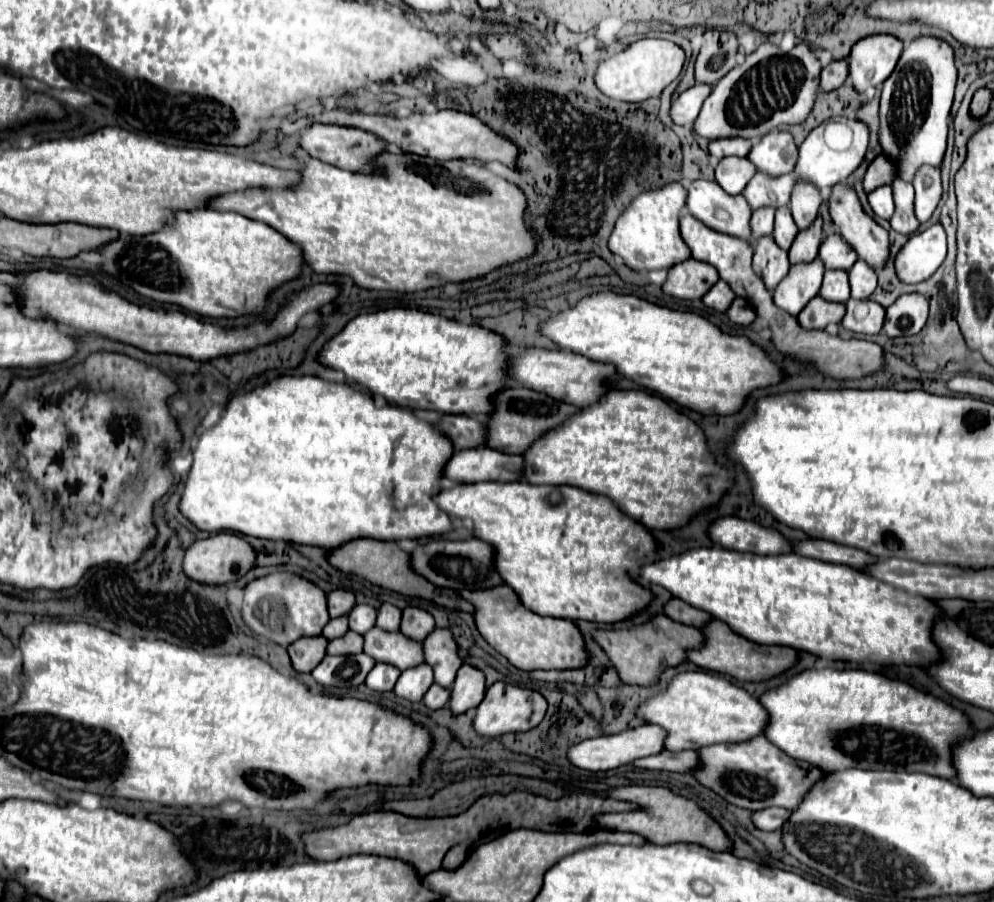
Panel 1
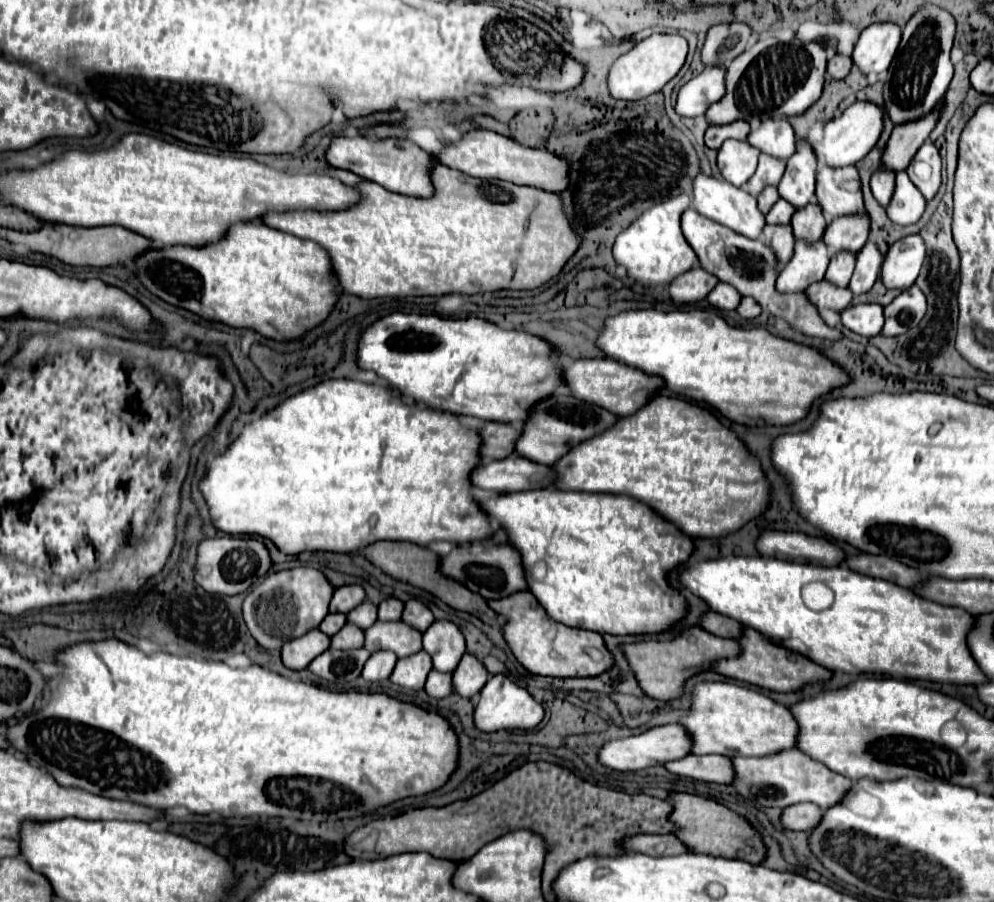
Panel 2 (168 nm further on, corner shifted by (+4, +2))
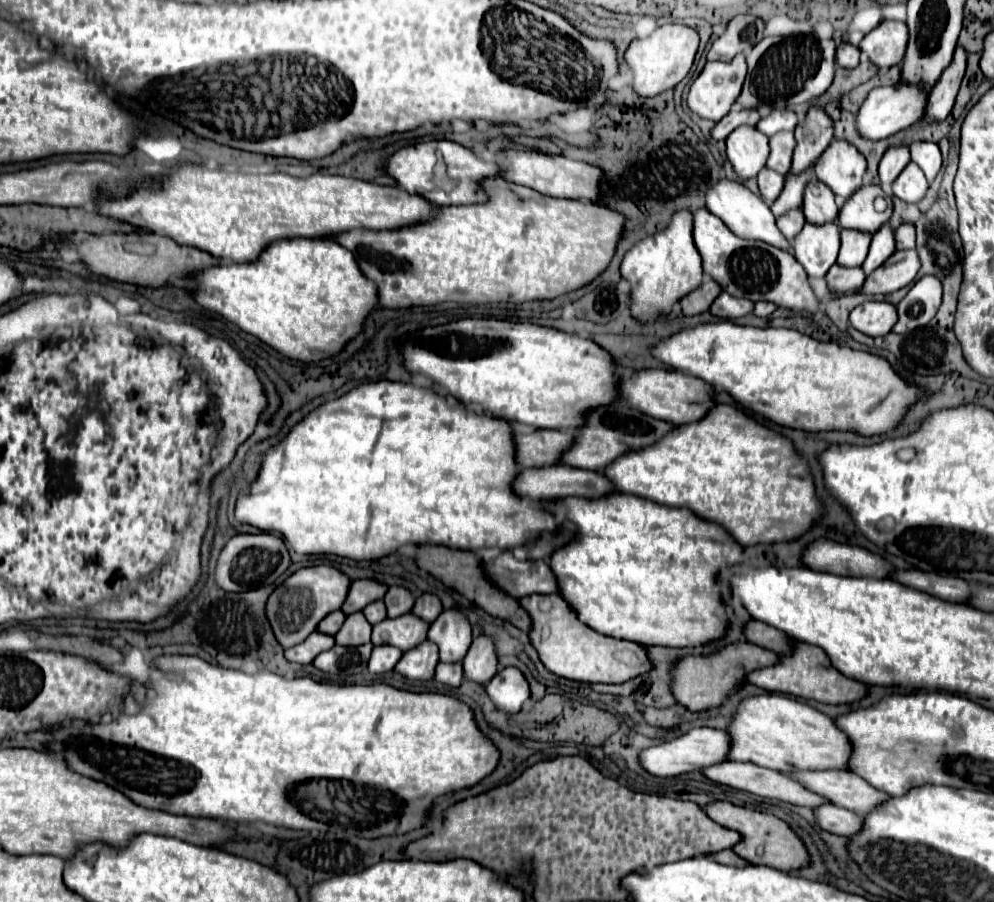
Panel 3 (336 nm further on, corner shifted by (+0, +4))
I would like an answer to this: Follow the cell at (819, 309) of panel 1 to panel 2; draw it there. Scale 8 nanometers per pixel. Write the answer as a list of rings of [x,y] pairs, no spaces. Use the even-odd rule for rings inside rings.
[[[821,280],[819,284],[811,284],[811,288],[805,290],[811,304],[815,304],[819,310],[835,310],[841,312],[851,304],[851,290],[849,288],[835,288],[827,280]]]

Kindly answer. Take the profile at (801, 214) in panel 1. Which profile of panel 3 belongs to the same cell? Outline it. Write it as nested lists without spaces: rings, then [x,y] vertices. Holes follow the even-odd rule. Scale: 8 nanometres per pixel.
[[[811,106],[805,120],[795,128],[797,148],[793,152],[793,166],[791,172],[805,170],[807,166],[815,164],[815,160],[823,154],[823,150],[833,140],[833,122],[827,116],[825,108]]]

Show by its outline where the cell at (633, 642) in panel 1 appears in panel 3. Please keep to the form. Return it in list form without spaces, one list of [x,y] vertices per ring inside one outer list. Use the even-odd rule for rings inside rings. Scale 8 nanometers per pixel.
[[[741,642],[741,644],[721,648],[719,652],[711,654],[707,658],[705,656],[685,656],[683,660],[677,662],[677,666],[673,670],[673,694],[691,712],[703,712],[709,708],[717,708],[725,702],[725,698],[731,692],[737,692],[737,688],[745,682],[747,672],[773,666],[779,660],[781,658],[775,652],[755,646],[751,642]]]

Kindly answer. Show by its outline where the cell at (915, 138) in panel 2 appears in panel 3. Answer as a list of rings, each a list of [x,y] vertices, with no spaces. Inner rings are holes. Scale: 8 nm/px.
[[[959,44],[955,48],[951,64],[945,68],[945,72],[941,74],[937,84],[931,88],[927,114],[925,114],[927,120],[943,120],[949,116],[949,112],[955,104],[955,96],[959,92],[959,84],[963,80],[965,68],[967,68],[967,52]]]

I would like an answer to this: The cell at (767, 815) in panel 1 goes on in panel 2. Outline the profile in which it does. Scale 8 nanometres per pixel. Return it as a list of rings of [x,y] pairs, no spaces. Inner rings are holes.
[[[793,804],[789,808],[783,808],[781,812],[781,824],[785,830],[811,830],[819,822],[821,808],[815,804]]]

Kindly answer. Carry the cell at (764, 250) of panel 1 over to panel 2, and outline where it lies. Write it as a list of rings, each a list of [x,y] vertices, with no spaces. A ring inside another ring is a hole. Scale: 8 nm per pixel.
[[[765,226],[761,234],[761,242],[773,250],[777,258],[777,270],[781,270],[793,256],[793,232],[791,226]]]

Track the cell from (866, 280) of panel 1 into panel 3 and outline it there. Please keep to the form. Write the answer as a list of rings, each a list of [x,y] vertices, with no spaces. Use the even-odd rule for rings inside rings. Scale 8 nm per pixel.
[[[883,224],[875,234],[873,234],[873,240],[871,240],[871,248],[869,248],[869,256],[867,260],[863,262],[863,270],[865,274],[871,274],[875,268],[879,268],[893,252],[895,252],[895,232],[893,228],[887,224]]]

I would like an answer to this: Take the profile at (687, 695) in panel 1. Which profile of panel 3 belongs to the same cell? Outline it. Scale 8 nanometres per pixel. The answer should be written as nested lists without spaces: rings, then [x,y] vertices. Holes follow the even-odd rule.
[[[761,694],[743,700],[727,732],[731,734],[731,760],[751,762],[783,774],[799,770],[849,770],[853,748],[835,720],[809,704],[781,694]]]

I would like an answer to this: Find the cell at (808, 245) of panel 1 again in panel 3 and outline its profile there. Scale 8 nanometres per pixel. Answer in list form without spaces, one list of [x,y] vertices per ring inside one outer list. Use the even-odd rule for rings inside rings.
[[[813,178],[809,186],[805,188],[805,198],[803,198],[803,212],[809,222],[823,224],[823,222],[833,222],[839,216],[839,206],[835,204],[835,194],[827,190],[823,182]],[[813,188],[819,192],[815,194]]]

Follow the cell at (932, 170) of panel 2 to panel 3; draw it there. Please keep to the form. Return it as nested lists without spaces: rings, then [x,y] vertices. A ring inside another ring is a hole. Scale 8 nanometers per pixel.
[[[913,142],[909,148],[911,148],[911,160],[917,162],[917,166],[921,166],[923,174],[931,182],[941,168],[939,146],[935,142]]]

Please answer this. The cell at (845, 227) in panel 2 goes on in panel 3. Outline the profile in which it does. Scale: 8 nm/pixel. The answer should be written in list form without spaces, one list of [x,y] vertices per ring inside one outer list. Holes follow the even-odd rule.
[[[877,184],[859,188],[839,212],[839,226],[863,232],[877,232],[881,224],[889,222],[893,214],[891,198]]]

